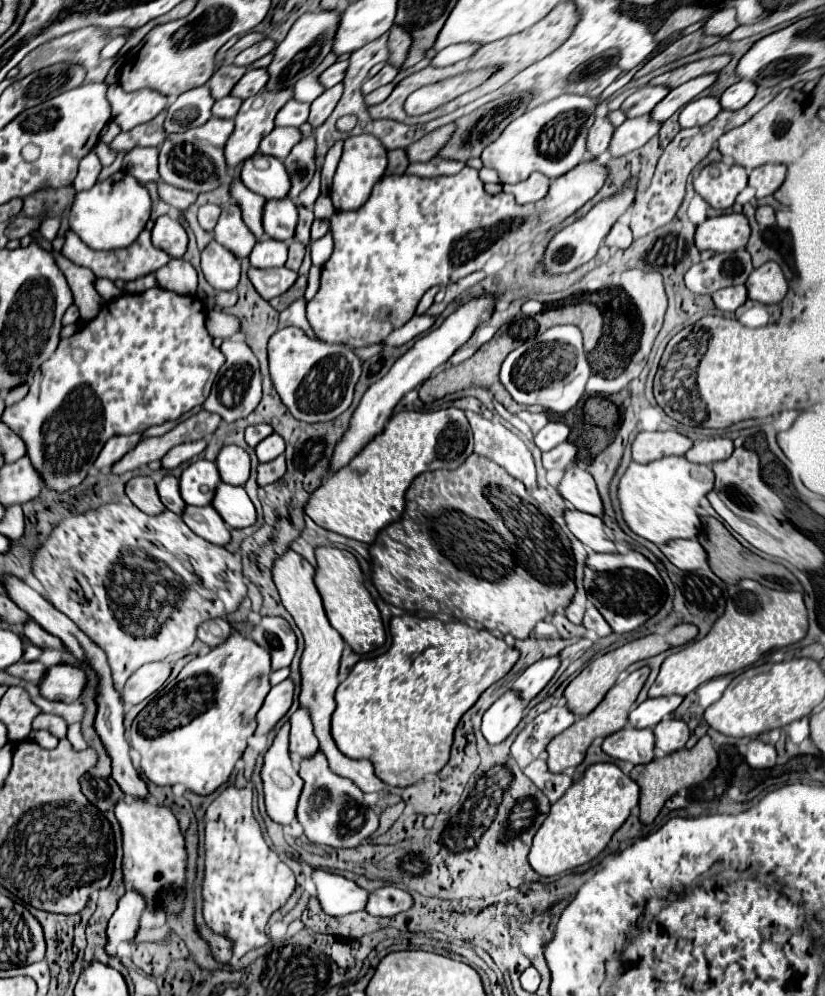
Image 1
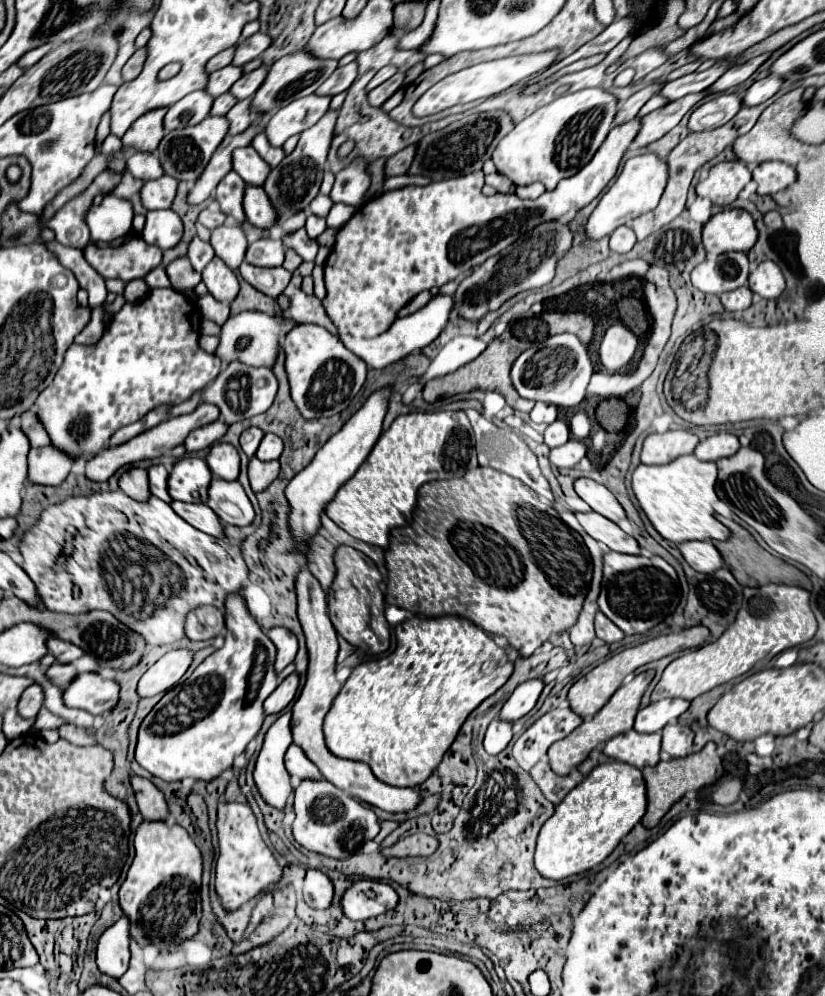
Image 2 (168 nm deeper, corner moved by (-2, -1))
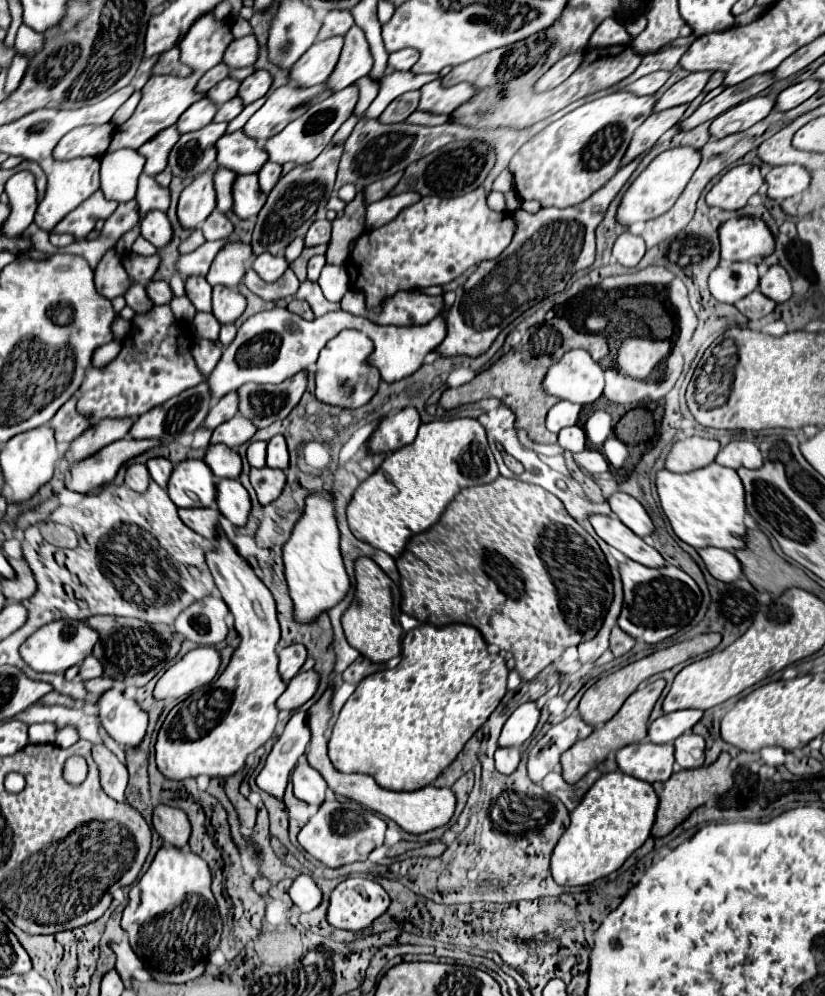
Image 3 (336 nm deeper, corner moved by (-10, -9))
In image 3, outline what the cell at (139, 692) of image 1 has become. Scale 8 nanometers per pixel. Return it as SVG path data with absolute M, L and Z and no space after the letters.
M199 647L175 661L157 681L157 699L187 697L211 683L221 667L221 653L215 647Z

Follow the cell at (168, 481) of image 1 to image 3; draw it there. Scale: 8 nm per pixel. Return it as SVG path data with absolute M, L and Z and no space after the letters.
M155 457L155 459L149 459L147 461L147 469L151 473L151 477L161 485L161 487L167 487L167 479L173 471L173 465L169 459L165 457Z

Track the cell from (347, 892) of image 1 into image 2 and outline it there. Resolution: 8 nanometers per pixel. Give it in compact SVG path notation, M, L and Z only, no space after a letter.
M307 869L303 899L313 909L327 909L333 903L333 881L321 869Z

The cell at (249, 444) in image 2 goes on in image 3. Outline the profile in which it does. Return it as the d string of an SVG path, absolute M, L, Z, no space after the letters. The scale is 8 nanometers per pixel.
M253 441L247 449L247 459L249 459L249 465L251 467L265 467L265 441Z

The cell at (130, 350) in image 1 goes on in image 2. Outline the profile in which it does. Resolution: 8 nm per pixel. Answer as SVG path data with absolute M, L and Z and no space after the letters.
M151 289L147 299L137 303L125 303L119 313L115 313L103 333L103 337L95 345L77 345L73 343L65 359L55 373L51 385L43 389L31 407L45 427L51 447L67 453L71 459L83 455L83 459L95 457L105 445L107 439L121 427L131 425L149 411L165 405L175 407L193 393L203 391L221 371L223 361L207 353L199 347L199 331L201 331L201 315L199 307L189 301L183 293L175 289Z

